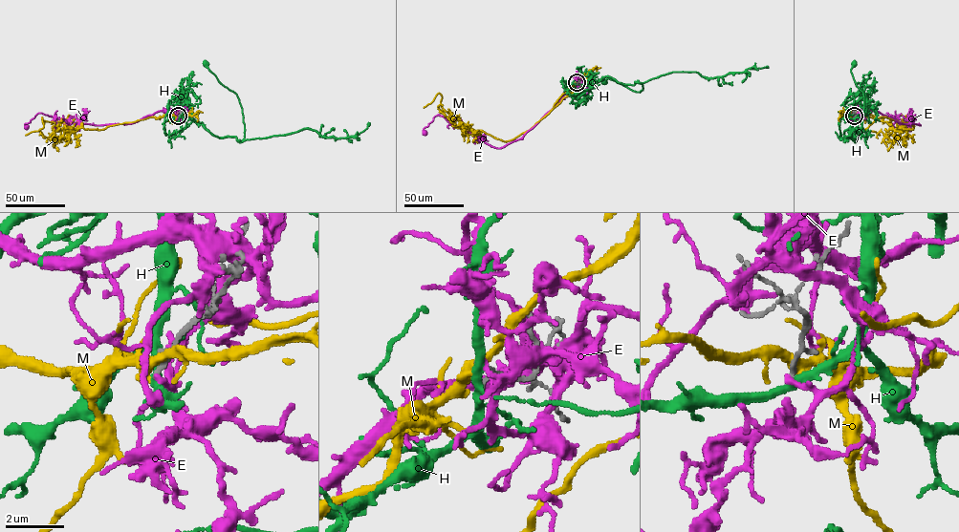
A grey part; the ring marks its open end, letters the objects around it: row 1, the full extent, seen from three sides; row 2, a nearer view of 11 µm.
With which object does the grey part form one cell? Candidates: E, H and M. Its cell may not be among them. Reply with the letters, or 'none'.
none

